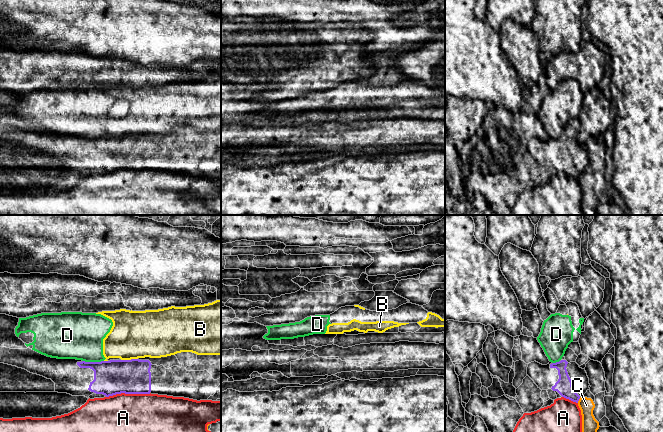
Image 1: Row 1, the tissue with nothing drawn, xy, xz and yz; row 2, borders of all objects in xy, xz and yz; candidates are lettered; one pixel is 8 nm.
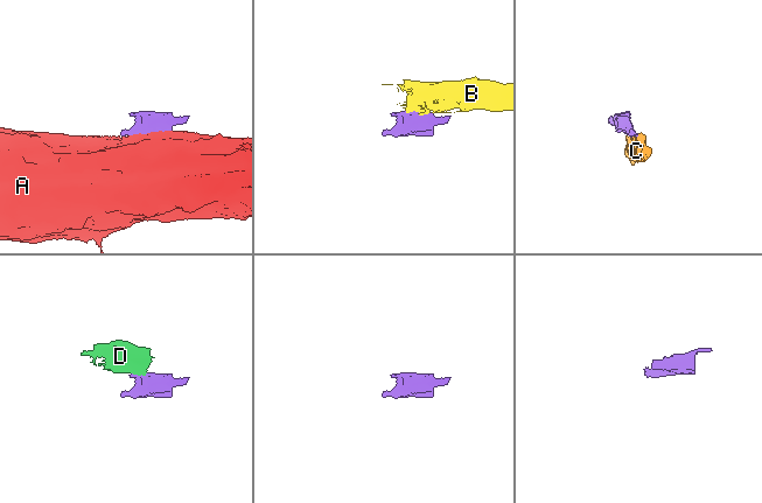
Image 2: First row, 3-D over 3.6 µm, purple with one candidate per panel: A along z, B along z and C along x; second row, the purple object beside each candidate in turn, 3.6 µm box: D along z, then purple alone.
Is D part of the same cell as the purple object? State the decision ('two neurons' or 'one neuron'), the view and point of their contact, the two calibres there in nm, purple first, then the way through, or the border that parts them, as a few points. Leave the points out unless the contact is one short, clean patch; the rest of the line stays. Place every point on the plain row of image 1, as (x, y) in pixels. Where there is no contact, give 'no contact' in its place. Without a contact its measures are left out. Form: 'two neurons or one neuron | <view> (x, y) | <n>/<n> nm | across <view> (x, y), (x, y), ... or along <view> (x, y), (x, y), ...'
two neurons | xy (93, 138) | 280/380 nm | along xy (82, 136), (103, 137)

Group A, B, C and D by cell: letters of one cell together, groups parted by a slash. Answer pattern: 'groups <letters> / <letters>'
groups A / B D / C

